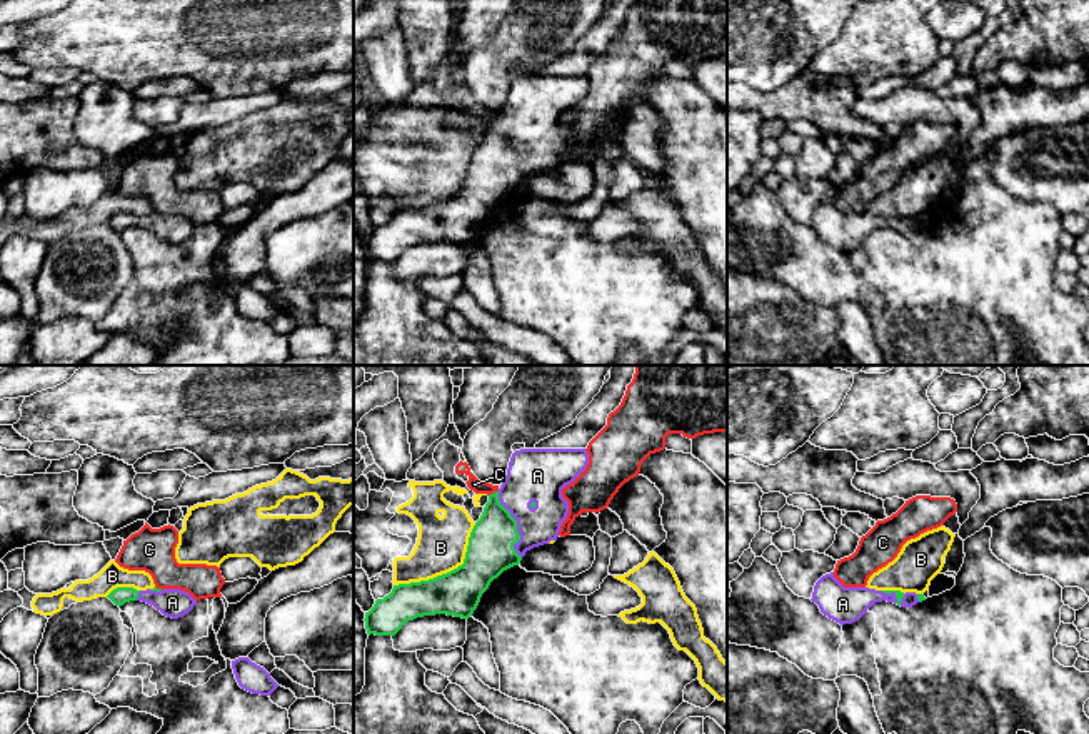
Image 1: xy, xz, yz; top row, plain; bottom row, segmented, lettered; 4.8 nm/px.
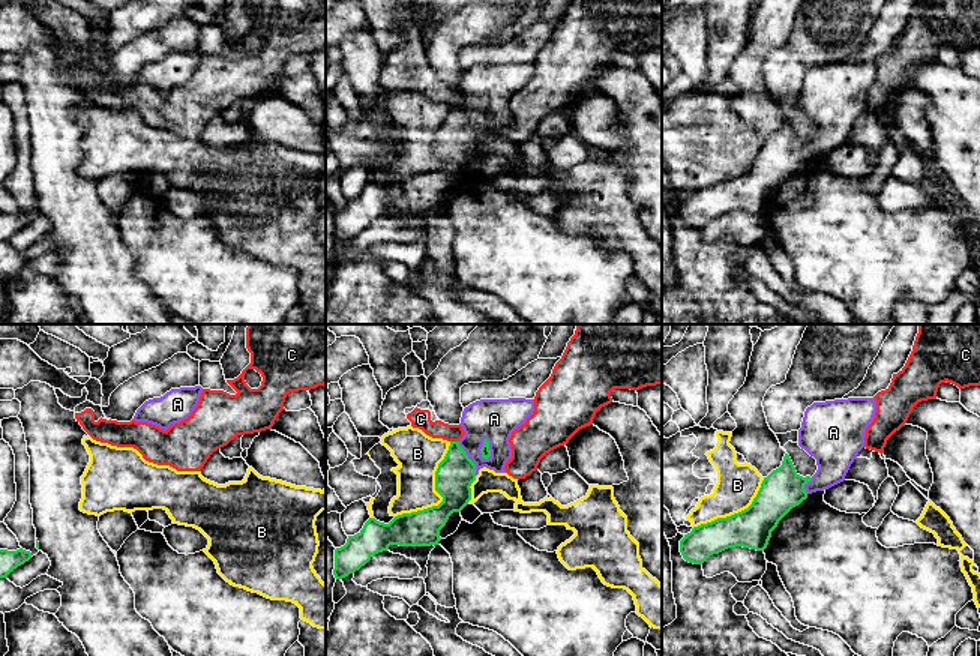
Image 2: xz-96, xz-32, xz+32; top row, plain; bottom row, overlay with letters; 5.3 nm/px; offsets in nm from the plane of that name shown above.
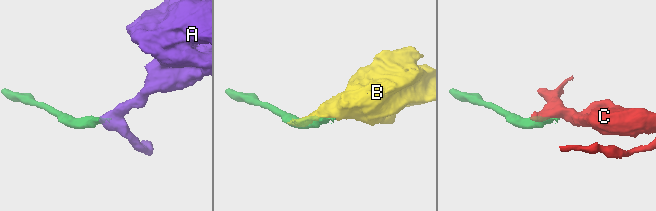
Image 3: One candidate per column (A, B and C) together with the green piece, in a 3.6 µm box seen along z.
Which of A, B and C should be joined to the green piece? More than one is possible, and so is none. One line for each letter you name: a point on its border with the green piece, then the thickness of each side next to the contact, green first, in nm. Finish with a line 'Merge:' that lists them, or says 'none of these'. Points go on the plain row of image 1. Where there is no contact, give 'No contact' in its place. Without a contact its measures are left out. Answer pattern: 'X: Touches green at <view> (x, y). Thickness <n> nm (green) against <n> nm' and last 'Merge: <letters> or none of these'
A: Touches green at xz (516, 150). Thickness 220 nm (green) against 260 nm
Merge: A

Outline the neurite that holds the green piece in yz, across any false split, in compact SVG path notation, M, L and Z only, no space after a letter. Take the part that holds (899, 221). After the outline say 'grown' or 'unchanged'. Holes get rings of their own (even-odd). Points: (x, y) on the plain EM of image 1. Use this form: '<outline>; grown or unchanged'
M831 199L815 209L810 227L819 232L824 242L844 252L859 247L876 229L887 227L901 234L912 234L926 224L916 219L844 214Z; grown

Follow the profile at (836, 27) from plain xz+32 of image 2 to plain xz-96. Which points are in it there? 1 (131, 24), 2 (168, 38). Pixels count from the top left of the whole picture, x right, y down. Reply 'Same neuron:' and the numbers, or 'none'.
Same neuron: 1

